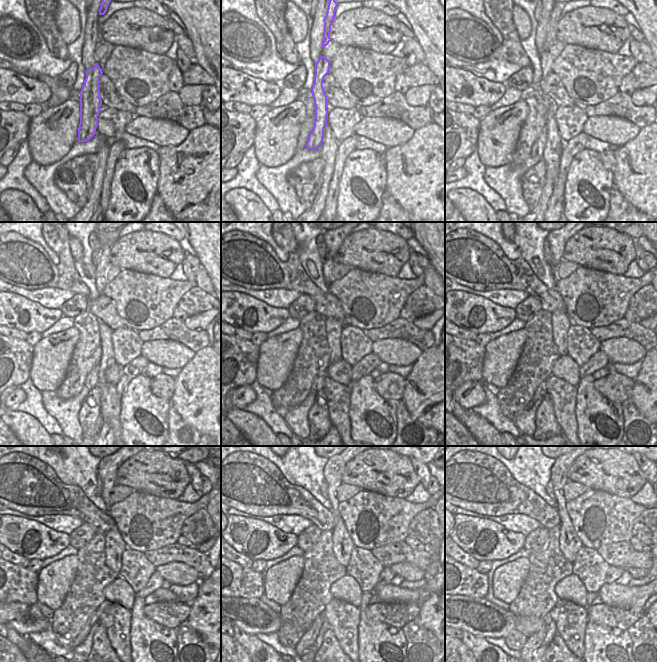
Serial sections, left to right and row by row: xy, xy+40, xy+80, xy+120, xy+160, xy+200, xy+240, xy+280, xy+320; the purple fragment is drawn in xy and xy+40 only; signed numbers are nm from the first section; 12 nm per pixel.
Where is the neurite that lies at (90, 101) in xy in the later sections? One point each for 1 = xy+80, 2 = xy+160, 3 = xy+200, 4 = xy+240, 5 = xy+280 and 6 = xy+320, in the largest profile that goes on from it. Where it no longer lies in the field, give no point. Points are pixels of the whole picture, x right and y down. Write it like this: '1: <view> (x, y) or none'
1: xy+80 (546, 59)
2: xy+160 (329, 262)
3: xy+200 (541, 390)
4: xy+240 (81, 637)
5: xy+280 (309, 637)
6: xy+320 (533, 642)

